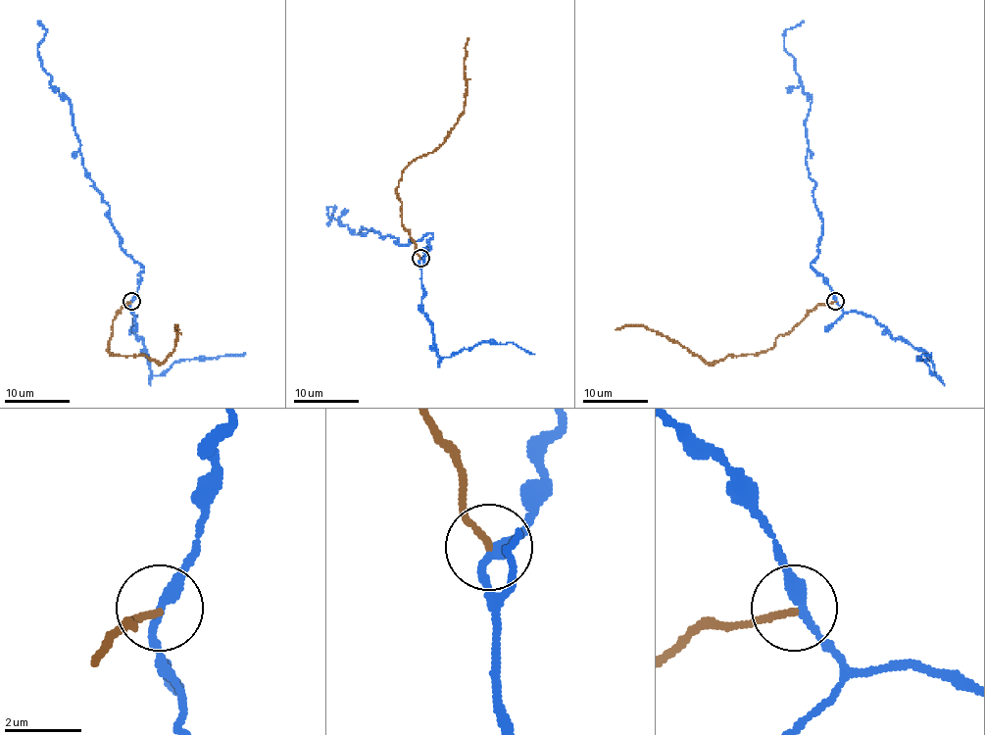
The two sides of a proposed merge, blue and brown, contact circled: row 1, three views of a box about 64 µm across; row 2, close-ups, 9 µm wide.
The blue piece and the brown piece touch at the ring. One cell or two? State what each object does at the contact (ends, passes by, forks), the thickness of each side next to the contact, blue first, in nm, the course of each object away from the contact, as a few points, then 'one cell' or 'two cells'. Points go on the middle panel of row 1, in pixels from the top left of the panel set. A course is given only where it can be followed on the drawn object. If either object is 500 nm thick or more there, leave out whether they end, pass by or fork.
blue passes by | brown ends | 280/160 nm | blue via (419, 257), (429, 232), (402, 246), (370, 227), (354, 234), (331, 218), (326, 208), (334, 208), (328, 226) | brown via (419, 257), (415, 241), (402, 222), (398, 182), (413, 161), (436, 149), (464, 110), (468, 38) | two cells

